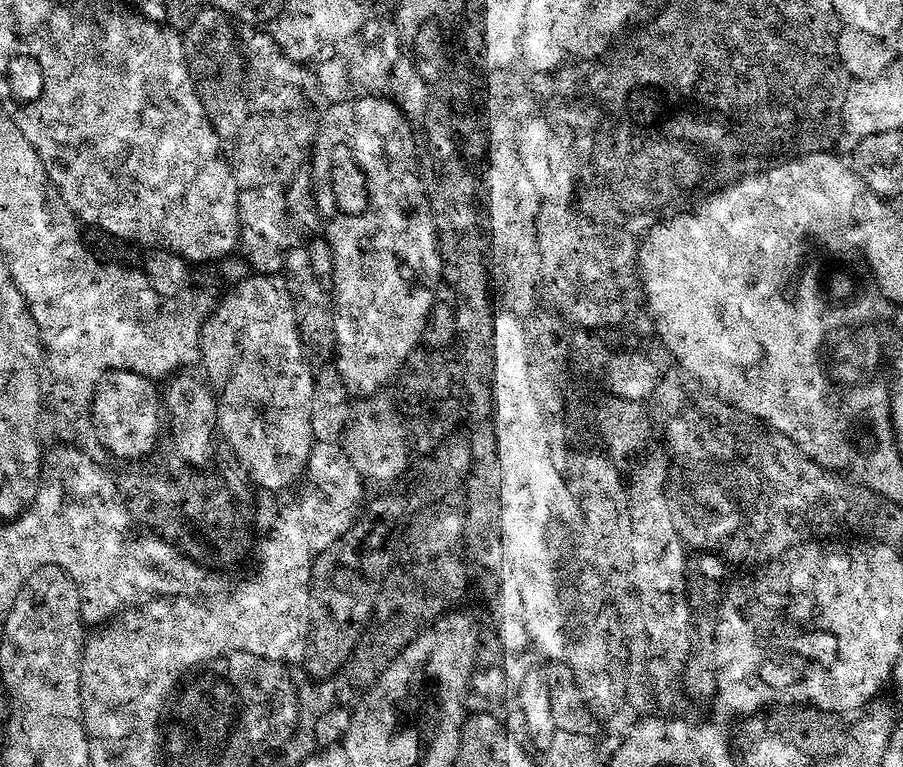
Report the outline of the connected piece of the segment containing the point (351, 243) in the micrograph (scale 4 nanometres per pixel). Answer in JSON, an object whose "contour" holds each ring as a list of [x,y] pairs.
{"contour":[[[373,94],[354,98],[337,104],[329,103],[321,111],[320,125],[316,131],[316,140],[312,143],[310,153],[310,171],[313,182],[313,193],[316,195],[317,210],[322,221],[322,233],[328,239],[328,248],[332,251],[332,284],[330,280],[330,295],[332,297],[332,313],[334,314],[334,365],[342,382],[353,397],[371,398],[381,391],[387,380],[395,381],[403,369],[411,352],[417,351],[418,345],[424,339],[424,329],[428,327],[428,315],[438,302],[436,291],[440,288],[440,271],[446,267],[440,254],[438,239],[438,220],[430,203],[429,193],[420,185],[420,176],[416,173],[416,144],[412,141],[414,130],[409,126],[408,119],[398,110],[394,101],[384,94]]]}

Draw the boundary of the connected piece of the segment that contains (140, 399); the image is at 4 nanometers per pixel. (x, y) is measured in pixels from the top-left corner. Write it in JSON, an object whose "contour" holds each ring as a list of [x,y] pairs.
{"contour":[[[109,370],[101,376],[92,399],[92,425],[96,428],[97,441],[108,451],[109,457],[116,459],[117,456],[120,460],[128,460],[127,462],[151,457],[157,447],[156,439],[160,436],[160,424],[162,428],[162,392],[156,388],[159,388],[157,381],[137,372]]]}

